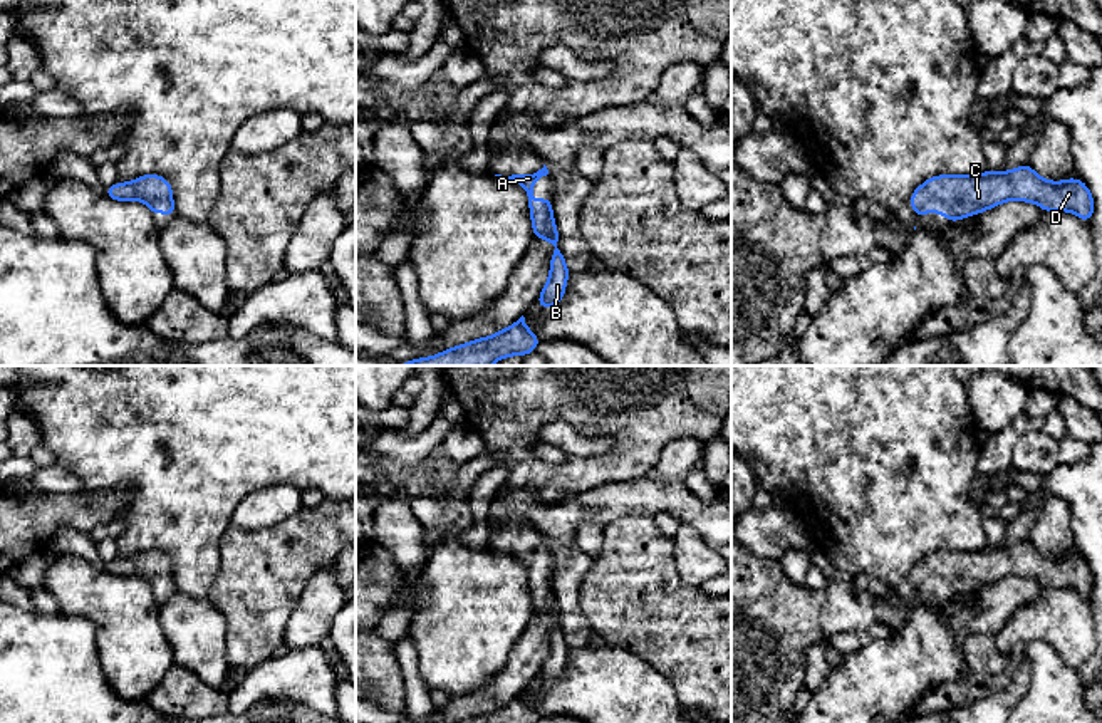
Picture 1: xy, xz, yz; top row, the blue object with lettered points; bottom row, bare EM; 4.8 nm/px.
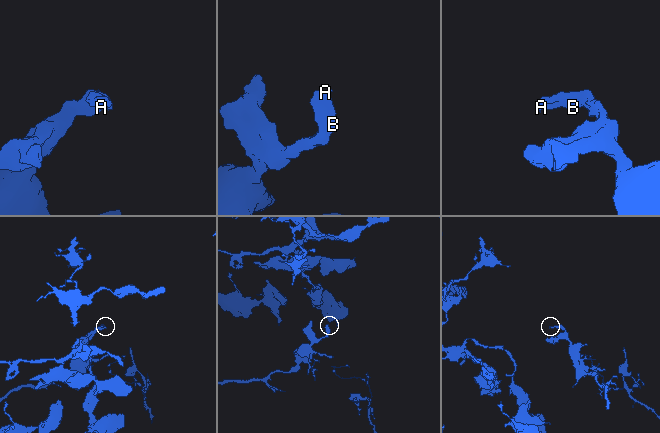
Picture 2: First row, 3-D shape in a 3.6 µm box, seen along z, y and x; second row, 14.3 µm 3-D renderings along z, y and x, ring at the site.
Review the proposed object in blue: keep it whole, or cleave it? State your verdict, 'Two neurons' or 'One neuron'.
One neuron

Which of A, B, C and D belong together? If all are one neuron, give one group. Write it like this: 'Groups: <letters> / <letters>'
Groups: A B C D

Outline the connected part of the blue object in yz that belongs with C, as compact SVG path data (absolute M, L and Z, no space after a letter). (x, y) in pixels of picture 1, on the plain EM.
M1030 540L1011 547L986 545L981 550L938 550L919 560L909 580L916 594L924 589L941 589L949 599L1006 577L1028 577L1050 587L1072 587L1090 599L1095 577L1087 560L1079 554L1053 559L1040 554Z

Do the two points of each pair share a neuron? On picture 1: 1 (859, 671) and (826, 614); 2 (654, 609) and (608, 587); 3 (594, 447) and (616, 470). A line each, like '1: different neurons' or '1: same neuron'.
1: different neurons
2: same neuron
3: different neurons

